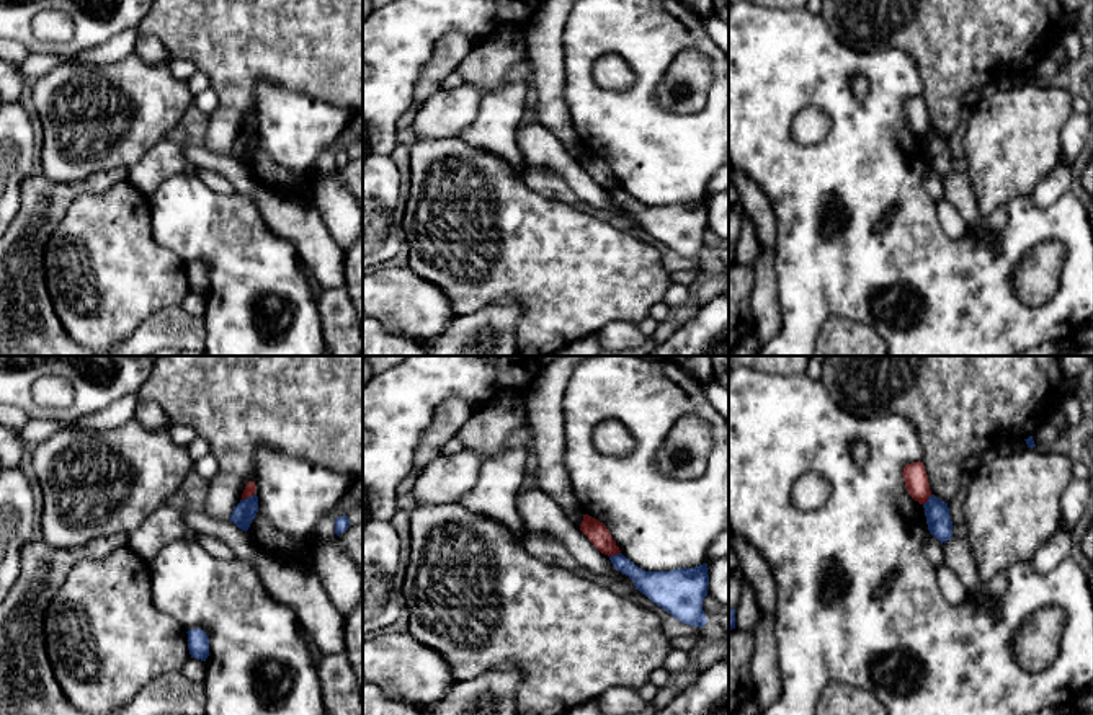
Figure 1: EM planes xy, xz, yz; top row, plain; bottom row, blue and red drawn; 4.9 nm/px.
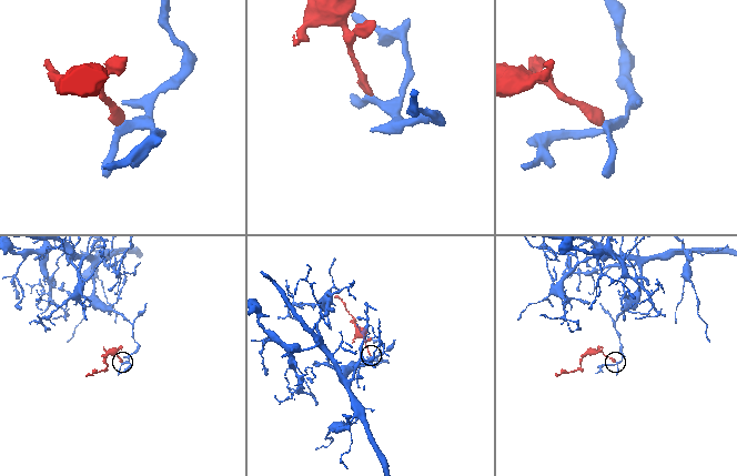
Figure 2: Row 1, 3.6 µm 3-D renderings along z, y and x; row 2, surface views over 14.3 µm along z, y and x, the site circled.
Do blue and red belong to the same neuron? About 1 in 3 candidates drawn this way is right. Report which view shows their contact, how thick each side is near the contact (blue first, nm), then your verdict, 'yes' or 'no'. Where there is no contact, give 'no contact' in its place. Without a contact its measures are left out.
meets blue in xy; 110 nm thick on the blue side, 60 nm on the other; no

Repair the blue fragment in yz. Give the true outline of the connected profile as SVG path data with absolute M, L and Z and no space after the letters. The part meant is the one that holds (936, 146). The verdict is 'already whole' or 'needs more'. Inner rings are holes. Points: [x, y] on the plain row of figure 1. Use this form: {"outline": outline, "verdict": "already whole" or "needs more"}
{"outline": "M931 129L923 142L930 168L941 178L948 176L952 171L952 155L949 150L948 137Z", "verdict": "already whole"}

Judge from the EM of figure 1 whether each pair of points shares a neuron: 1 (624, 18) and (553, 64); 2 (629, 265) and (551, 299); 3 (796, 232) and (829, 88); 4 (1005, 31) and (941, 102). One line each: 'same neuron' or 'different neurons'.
1: different neurons
2: same neuron
3: same neuron
4: same neuron

